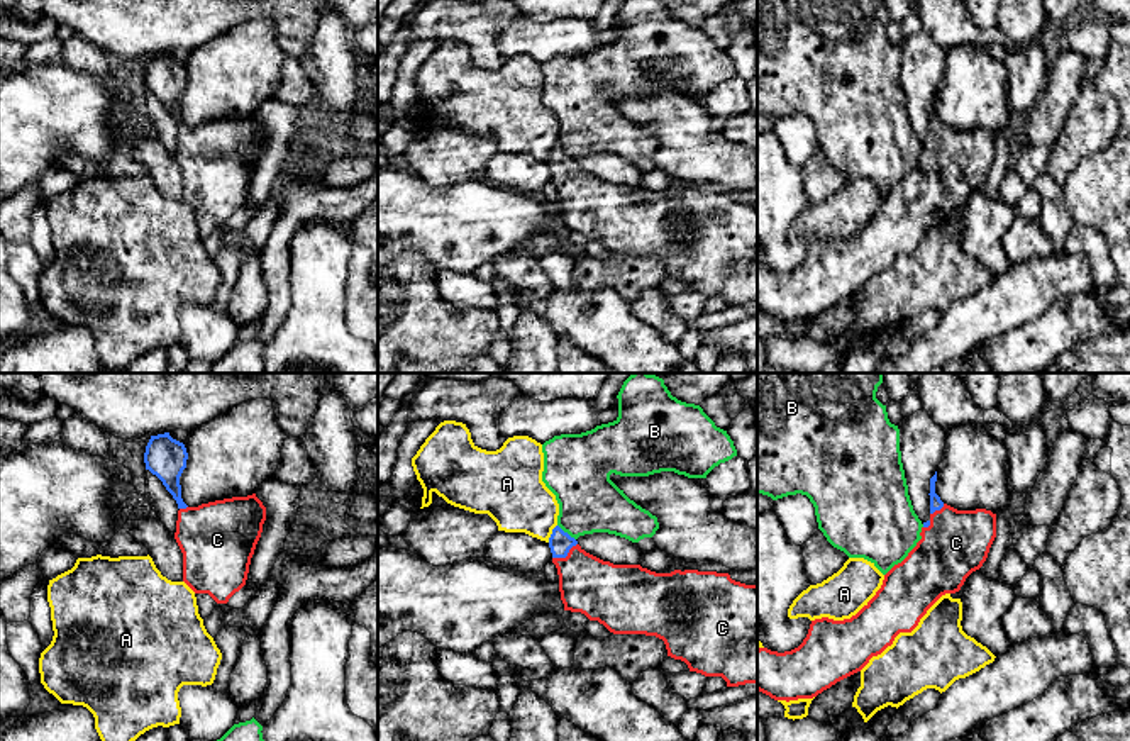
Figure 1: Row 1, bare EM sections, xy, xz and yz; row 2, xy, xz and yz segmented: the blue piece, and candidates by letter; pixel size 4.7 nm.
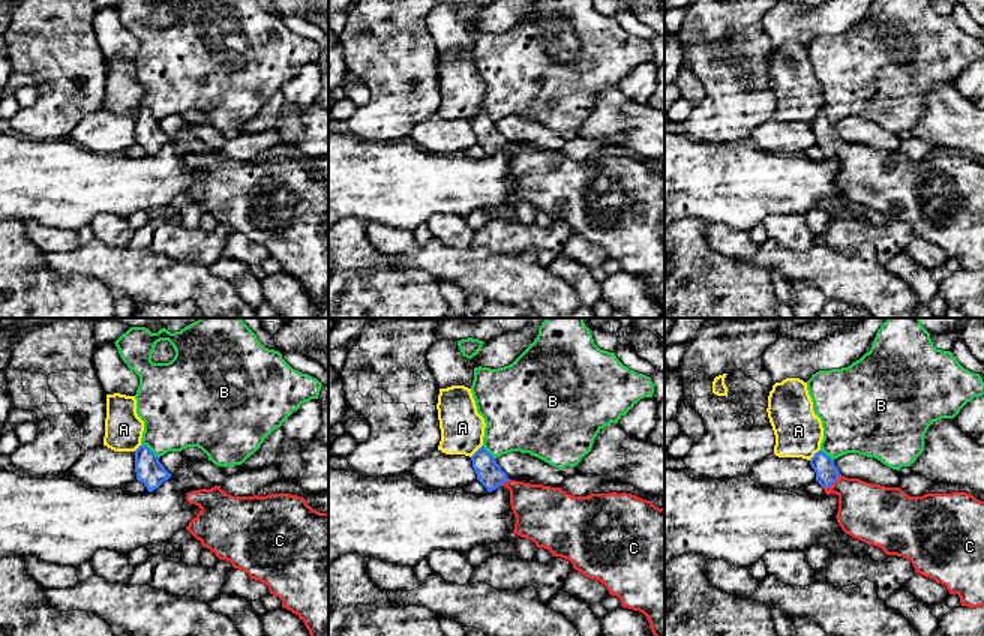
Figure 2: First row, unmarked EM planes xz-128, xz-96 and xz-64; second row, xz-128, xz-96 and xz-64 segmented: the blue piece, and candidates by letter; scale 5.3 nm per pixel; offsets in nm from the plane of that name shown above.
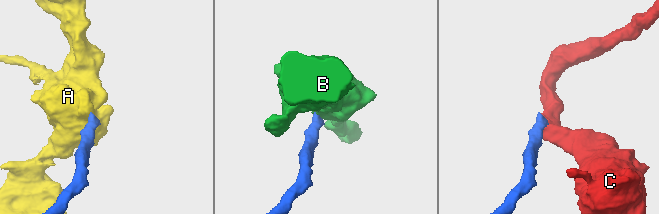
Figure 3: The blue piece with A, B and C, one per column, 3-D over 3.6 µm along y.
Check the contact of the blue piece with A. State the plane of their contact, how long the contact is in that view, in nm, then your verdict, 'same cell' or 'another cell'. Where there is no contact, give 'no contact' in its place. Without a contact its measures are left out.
contact in xz; length 100 nm; another cell

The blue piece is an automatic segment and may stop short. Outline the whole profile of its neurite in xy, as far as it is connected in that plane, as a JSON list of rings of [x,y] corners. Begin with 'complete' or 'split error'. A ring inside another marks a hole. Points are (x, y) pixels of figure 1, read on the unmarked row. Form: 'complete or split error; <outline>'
split error; [[[169,53],[151,56],[144,83],[178,124],[174,159],[183,173],[183,202],[195,214],[227,224],[247,200],[251,178],[263,153],[266,127],[256,117],[232,117],[188,127],[180,97],[188,73]]]

